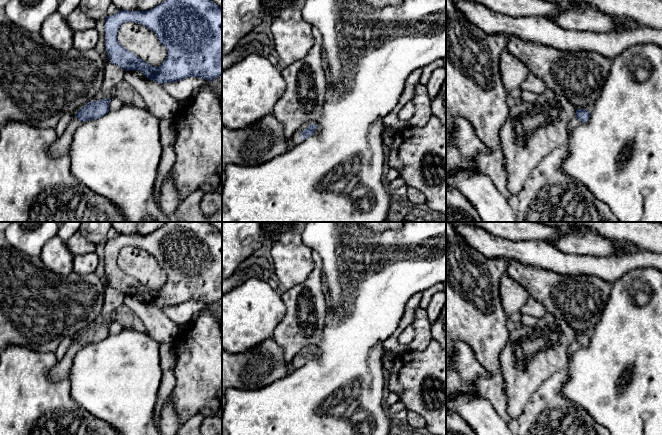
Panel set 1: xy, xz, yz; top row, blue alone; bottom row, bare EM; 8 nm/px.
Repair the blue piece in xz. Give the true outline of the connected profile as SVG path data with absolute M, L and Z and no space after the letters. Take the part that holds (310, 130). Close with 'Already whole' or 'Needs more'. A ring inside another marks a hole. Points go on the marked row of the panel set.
M307 122L300 126L291 137L293 145L300 144L303 140L305 140L308 136L314 134L317 129L317 125L314 123Z. Needs more

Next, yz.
M577 109L575 118L572 119L567 126L567 132L571 133L575 128L585 123L589 117L590 113L586 109Z. Needs more

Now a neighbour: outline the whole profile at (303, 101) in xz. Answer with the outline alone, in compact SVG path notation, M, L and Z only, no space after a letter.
M317 28L312 29L314 45L301 60L280 69L286 82L286 90L275 104L273 114L284 125L284 135L290 139L303 124L317 122L323 115L327 80L322 62L322 36Z

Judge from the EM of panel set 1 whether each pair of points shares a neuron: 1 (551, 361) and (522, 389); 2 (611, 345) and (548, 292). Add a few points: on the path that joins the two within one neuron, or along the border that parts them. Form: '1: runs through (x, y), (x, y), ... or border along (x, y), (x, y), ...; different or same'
1: runs through (544, 367), (529, 382); same
2: border along (604, 309), (594, 331), (589, 336); different

